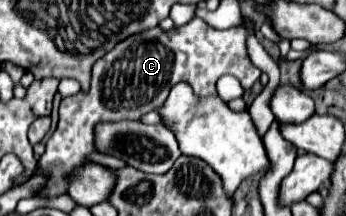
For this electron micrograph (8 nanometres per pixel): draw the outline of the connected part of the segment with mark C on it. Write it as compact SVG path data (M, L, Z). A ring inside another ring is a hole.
M194 17L182 27L174 27L170 31L160 31L154 27L118 43L110 53L96 61L92 69L90 93L78 93L62 99L58 127L48 139L46 151L36 165L36 171L46 173L46 183L34 197L52 199L68 193L68 179L72 171L90 163L88 155L100 153L96 151L94 141L96 125L120 119L140 121L148 111L164 105L168 91L178 81L186 81L198 97L216 97L216 81L222 75L232 73L244 91L250 91L262 75L262 71L248 57L246 41L250 33L254 33L254 21L248 17L244 17L238 27L224 31L218 31L204 19Z

